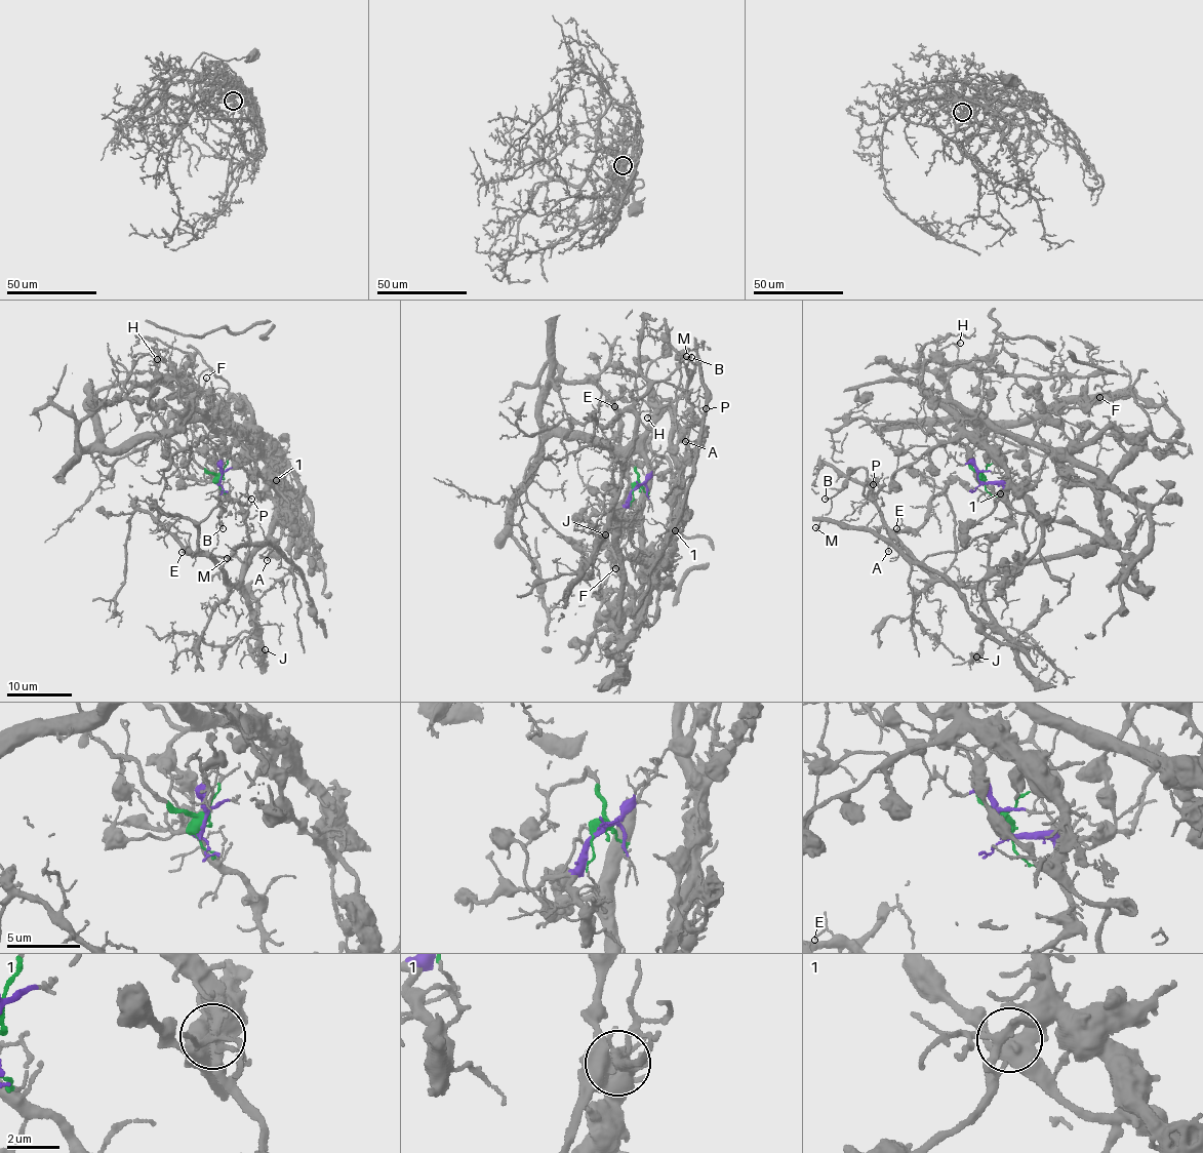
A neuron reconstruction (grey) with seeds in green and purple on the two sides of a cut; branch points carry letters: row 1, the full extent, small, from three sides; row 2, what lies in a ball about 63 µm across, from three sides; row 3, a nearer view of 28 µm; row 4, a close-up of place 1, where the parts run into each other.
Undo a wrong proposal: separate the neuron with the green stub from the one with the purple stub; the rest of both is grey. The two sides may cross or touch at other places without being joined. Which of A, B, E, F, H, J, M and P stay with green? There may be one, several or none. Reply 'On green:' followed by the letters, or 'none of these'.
On green: A, F, H, M

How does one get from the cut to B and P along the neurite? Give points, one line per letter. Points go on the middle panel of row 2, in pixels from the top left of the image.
B: (638, 486), (628, 528), (634, 519), (619, 521), (614, 494), (637, 403), (655, 382), (687, 390), (691, 357)
P: (638, 486), (623, 509), (628, 528), (634, 519), (619, 521), (614, 494), (647, 389), (669, 383), (706, 408)

